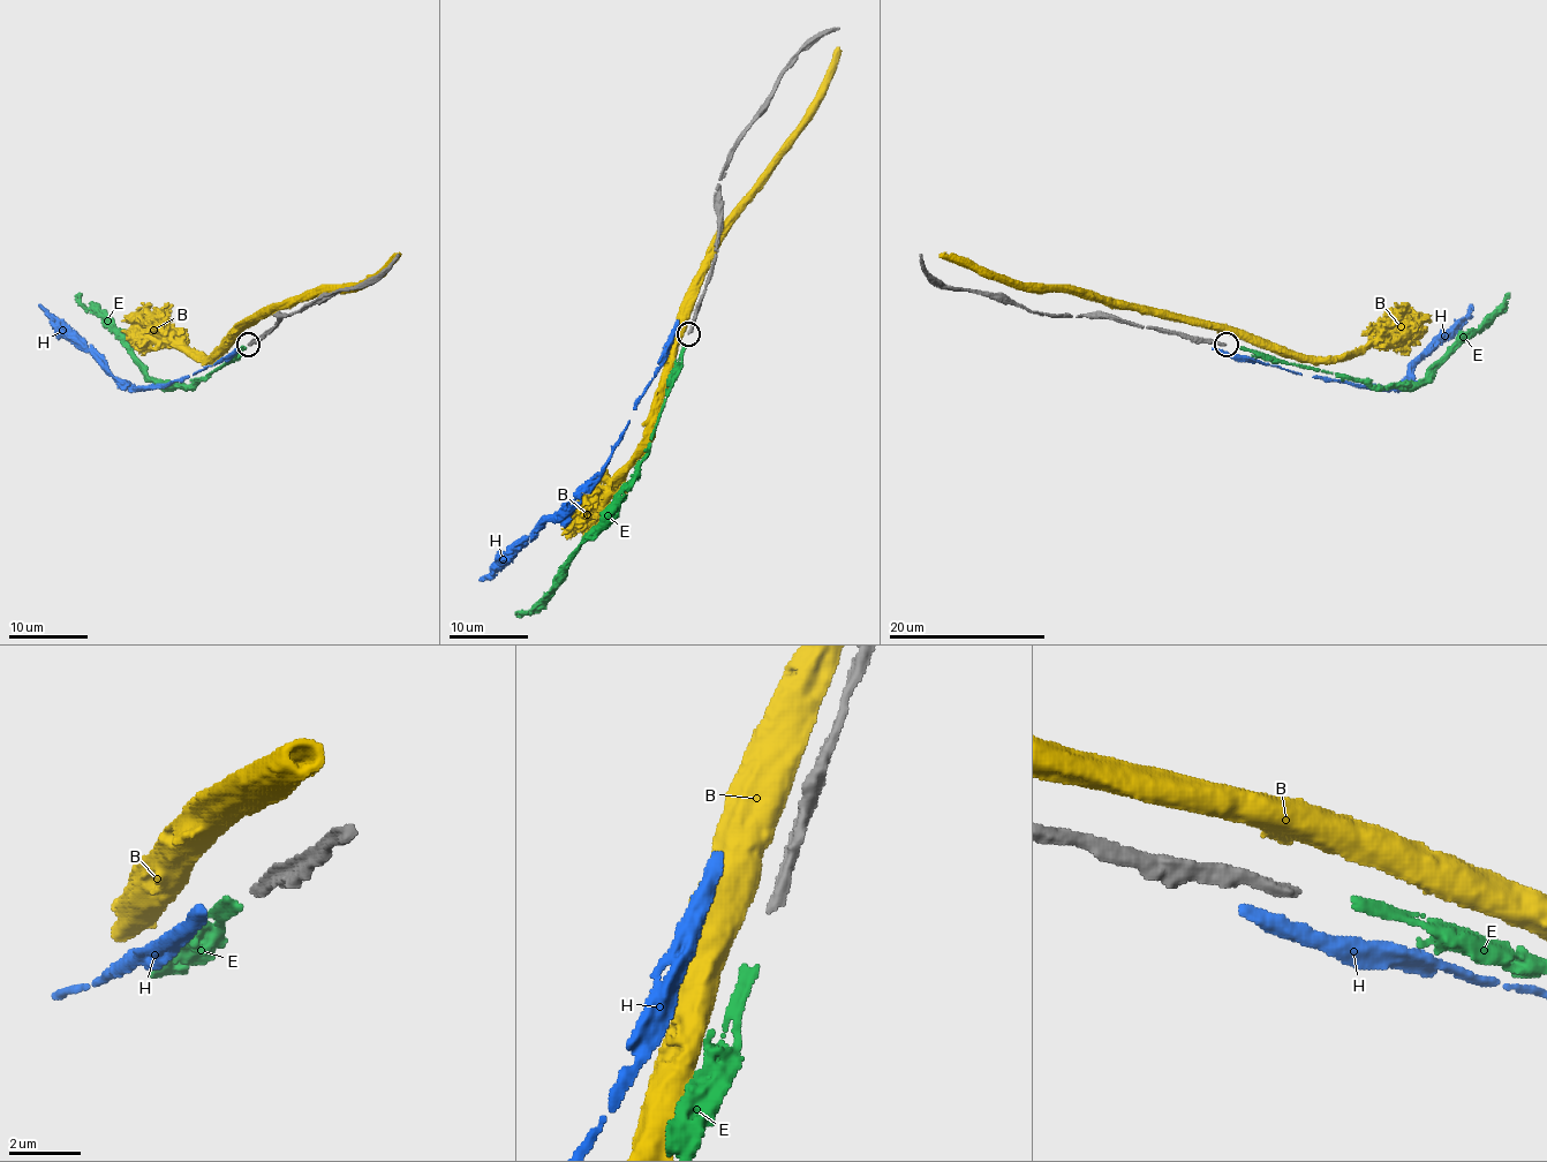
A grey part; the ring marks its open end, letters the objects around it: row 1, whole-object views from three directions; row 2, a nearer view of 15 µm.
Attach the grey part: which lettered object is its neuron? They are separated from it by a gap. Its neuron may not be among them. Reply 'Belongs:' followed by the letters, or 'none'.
Belongs: E

